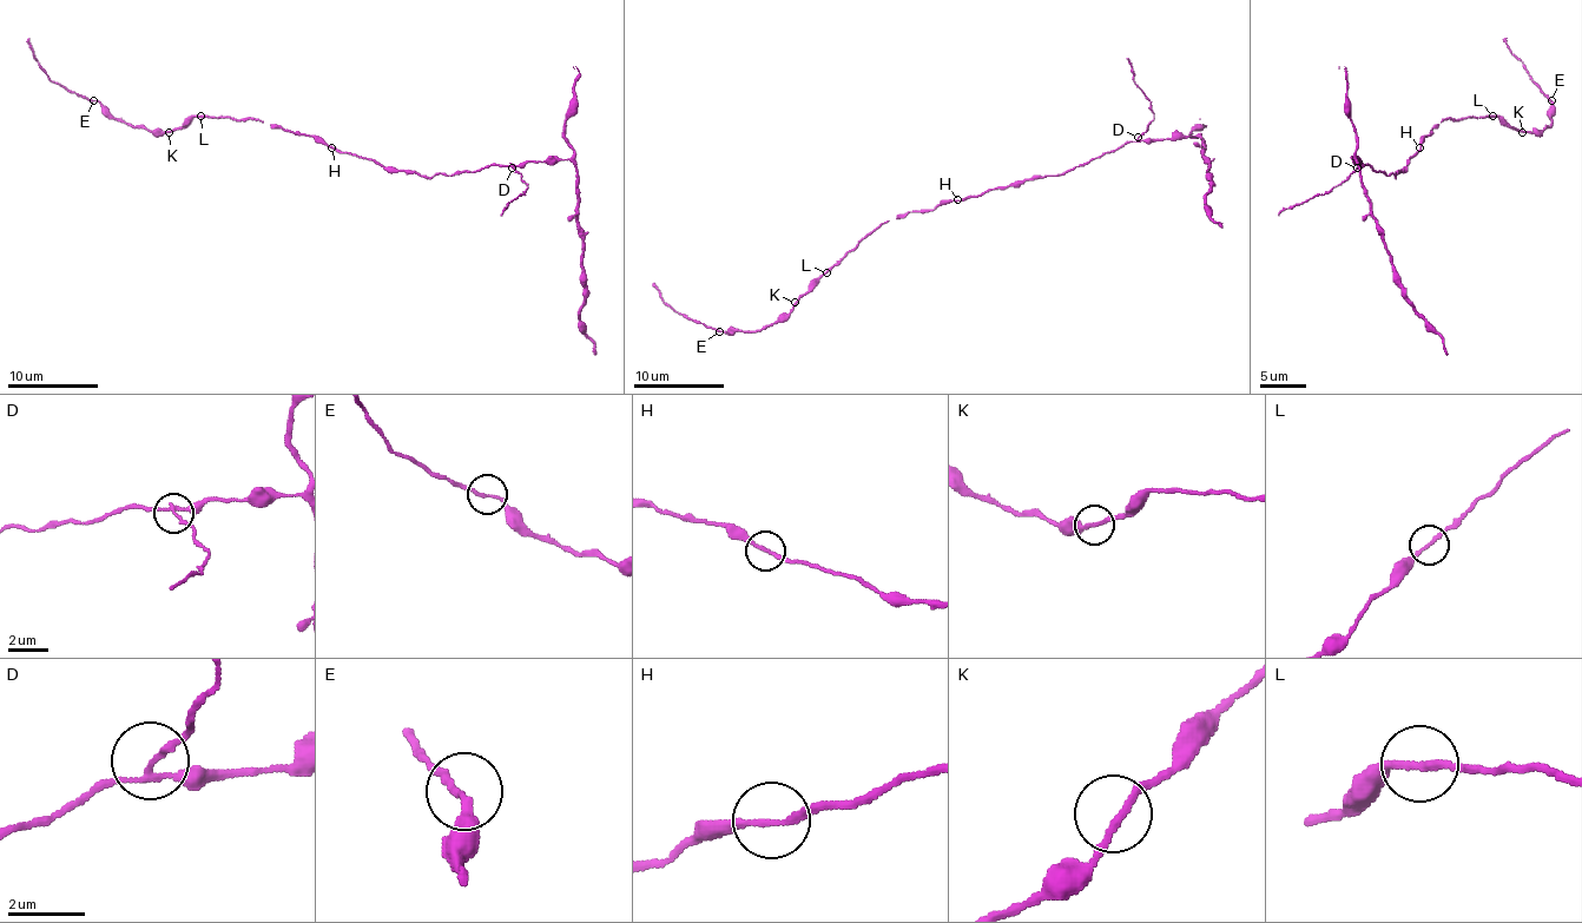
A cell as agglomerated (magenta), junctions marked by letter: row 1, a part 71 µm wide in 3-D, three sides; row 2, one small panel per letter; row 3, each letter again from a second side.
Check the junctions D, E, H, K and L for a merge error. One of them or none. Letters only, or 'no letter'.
D

